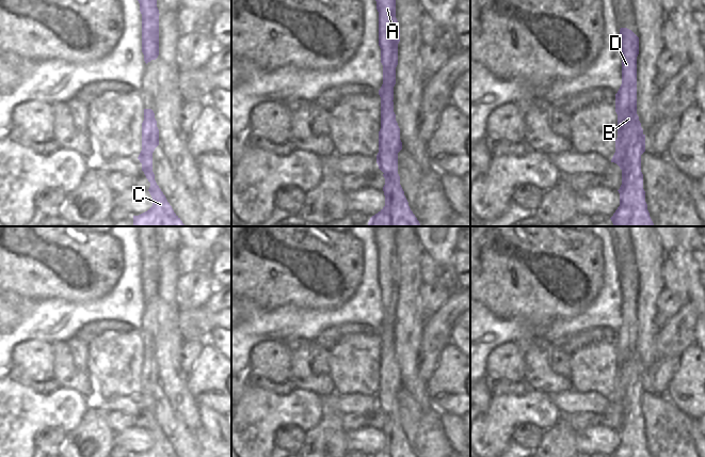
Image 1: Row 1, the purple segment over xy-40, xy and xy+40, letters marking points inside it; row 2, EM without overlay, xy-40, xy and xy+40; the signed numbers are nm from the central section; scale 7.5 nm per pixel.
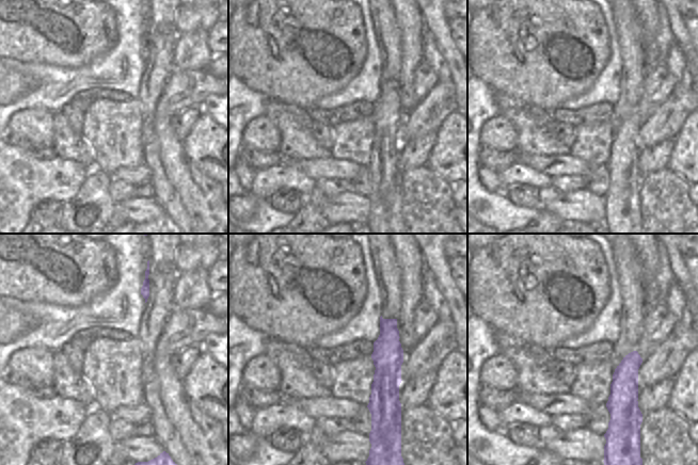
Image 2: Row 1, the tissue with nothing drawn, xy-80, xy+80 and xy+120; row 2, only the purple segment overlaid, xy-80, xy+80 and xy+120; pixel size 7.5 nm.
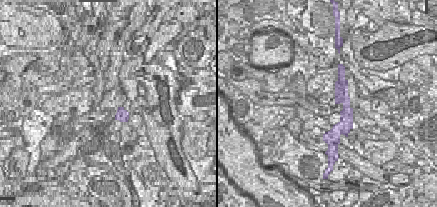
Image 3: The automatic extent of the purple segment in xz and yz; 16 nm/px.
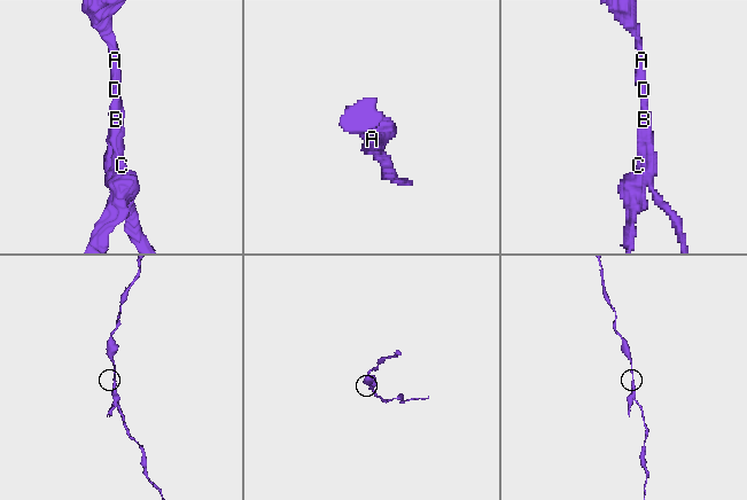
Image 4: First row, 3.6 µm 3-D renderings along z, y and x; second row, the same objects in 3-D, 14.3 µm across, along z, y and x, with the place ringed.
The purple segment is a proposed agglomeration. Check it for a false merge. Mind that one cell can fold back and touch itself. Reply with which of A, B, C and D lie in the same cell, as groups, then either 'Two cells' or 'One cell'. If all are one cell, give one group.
Groups: A B D / C. Two cells

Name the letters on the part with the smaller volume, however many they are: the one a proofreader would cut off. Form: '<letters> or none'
C

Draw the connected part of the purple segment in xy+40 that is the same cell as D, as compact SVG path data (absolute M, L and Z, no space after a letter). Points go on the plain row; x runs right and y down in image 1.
M620 268L620 287L622 289L622 324L615 333L618 353L618 377L615 392L611 401L619 404L626 392L632 388L632 379L643 374L637 353L637 296L639 277L629 268Z

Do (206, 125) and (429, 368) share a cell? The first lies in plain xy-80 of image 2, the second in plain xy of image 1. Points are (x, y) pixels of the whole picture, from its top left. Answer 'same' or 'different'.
different

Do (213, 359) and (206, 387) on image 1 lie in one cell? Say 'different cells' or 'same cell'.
same cell

